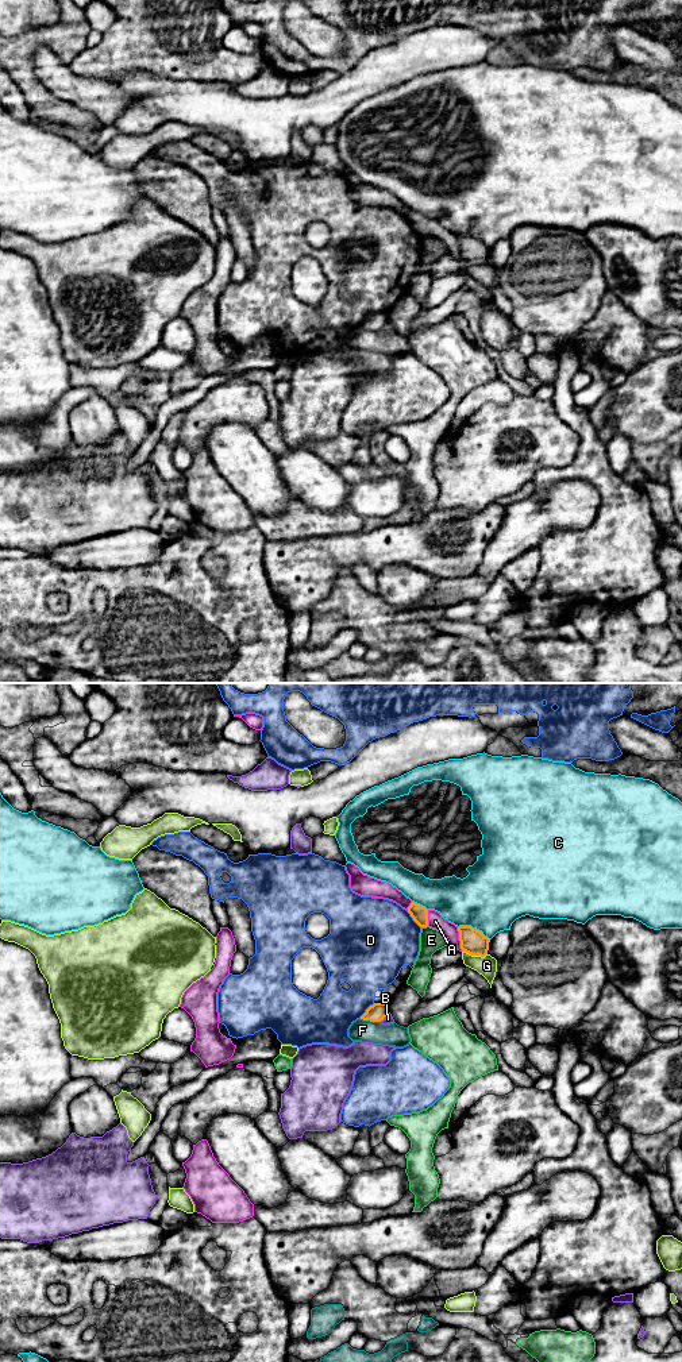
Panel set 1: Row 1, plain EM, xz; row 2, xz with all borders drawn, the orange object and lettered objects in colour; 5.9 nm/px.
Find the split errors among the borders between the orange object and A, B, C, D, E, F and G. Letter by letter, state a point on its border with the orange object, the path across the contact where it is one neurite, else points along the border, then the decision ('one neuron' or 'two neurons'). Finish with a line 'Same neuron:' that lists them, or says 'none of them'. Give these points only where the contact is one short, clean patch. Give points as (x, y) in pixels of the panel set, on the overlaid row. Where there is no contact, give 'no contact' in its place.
A: contact xz (459, 940); two neurons
B: contact xz (384, 1017); two neurons
C: contact xz (474, 929); two neurons
D: contact xz (413, 919); two neurons
E: contact xz (424, 926); two neurons
F: contact xz (370, 1021); way xz (376, 1013), (370, 1021), (384, 1034), (393, 1034); one neuron
G: contact xz (474, 955); two neurons
Same neuron: F

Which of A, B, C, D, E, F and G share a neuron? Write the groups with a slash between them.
A / B / C / D / E / F / G

